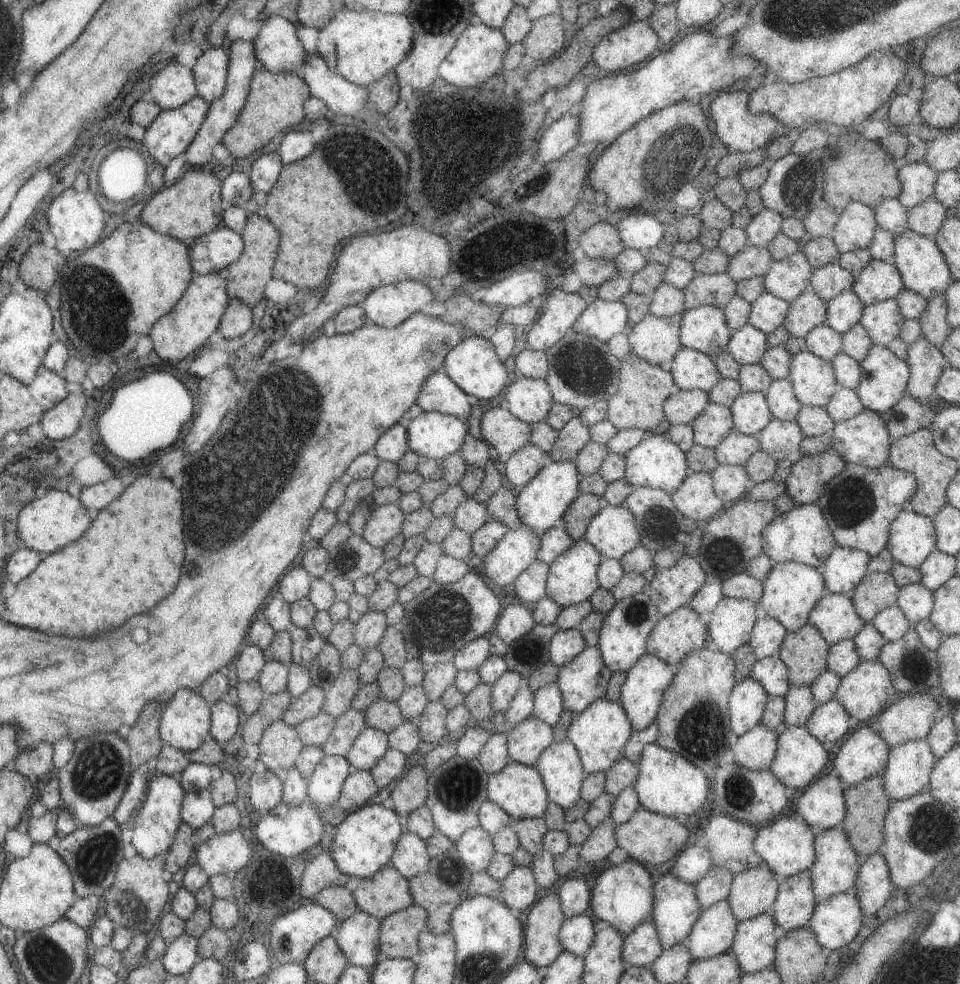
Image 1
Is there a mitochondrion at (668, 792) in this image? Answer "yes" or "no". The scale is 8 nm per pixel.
no

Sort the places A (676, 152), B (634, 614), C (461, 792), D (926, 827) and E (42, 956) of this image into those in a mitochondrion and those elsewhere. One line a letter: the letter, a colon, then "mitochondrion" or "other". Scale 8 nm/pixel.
A: mitochondrion
B: mitochondrion
C: mitochondrion
D: mitochondrion
E: mitochondrion

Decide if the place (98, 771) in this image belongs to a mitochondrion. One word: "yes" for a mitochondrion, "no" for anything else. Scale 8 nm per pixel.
yes

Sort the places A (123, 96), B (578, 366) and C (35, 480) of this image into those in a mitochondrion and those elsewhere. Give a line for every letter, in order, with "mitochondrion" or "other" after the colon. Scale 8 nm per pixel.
A: other
B: mitochondrion
C: other

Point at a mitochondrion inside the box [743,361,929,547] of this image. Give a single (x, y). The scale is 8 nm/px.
(849, 502)

